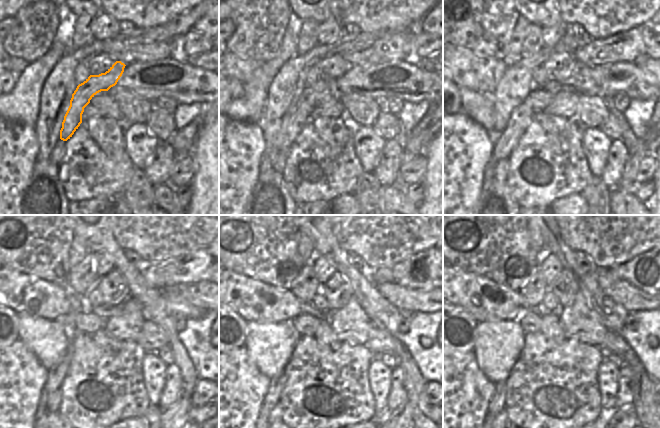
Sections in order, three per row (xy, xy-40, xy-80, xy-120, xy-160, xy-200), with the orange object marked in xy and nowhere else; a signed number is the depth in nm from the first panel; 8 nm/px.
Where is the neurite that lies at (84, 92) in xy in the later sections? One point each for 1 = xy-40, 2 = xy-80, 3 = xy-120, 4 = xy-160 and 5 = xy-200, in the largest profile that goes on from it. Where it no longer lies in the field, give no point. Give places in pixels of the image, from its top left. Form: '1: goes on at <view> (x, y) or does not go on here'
1: goes on at xy-40 (293, 122)
2: goes on at xy-80 (522, 116)
3: goes on at xy-120 (56, 374)
4: goes on at xy-160 (272, 398)
5: goes on at xy-200 (497, 404)

